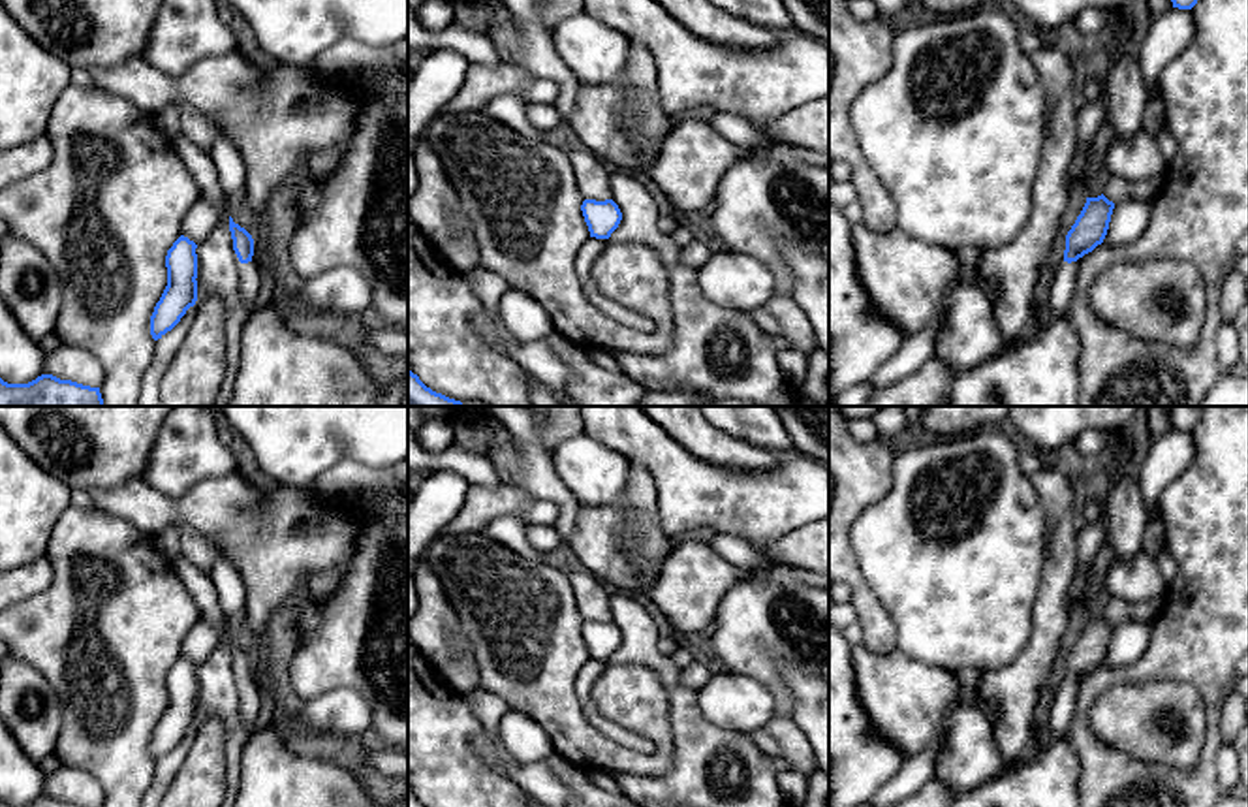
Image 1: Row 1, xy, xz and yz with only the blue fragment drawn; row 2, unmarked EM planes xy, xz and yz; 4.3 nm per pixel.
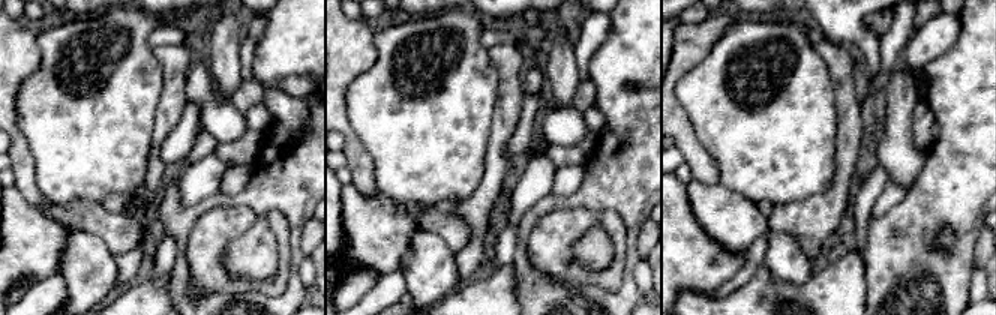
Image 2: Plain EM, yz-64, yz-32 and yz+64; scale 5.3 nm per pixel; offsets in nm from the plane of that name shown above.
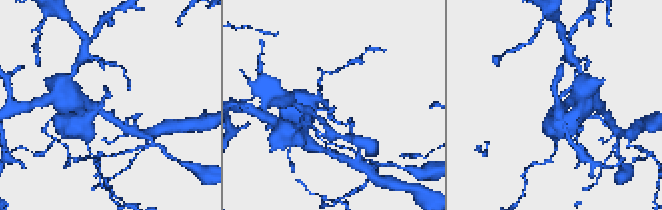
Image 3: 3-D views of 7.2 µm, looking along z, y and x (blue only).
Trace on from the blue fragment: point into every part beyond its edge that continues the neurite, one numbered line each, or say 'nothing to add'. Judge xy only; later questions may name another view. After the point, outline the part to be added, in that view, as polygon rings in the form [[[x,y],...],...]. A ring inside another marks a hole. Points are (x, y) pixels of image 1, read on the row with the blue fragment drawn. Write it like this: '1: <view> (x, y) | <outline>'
1: xy (250, 279) | [[[254,261],[241,263],[241,303],[254,309],[263,292],[263,275]]]

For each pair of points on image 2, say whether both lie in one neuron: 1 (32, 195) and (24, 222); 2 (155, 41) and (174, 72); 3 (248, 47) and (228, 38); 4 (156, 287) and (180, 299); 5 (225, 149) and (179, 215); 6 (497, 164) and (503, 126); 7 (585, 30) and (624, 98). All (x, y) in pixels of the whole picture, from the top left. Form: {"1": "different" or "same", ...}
{"1": "different", "2": "different", "3": "different", "4": "different", "5": "different", "6": "same", "7": "different"}

